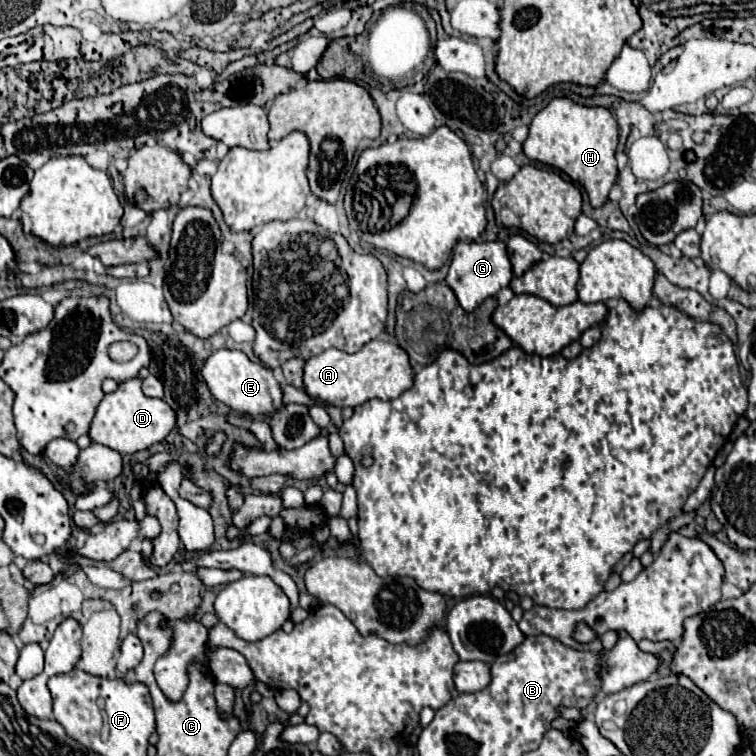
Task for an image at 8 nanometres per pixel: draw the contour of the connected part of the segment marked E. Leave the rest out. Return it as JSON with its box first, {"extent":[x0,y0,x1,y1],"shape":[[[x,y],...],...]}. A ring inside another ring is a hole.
{"extent":[203,350,283,416],"shape":[[[217,350],[213,352],[205,366],[203,366],[203,378],[211,390],[211,394],[233,408],[239,414],[247,416],[271,416],[275,410],[283,408],[283,390],[279,388],[277,378],[269,368],[263,364],[251,362],[241,350]]]}

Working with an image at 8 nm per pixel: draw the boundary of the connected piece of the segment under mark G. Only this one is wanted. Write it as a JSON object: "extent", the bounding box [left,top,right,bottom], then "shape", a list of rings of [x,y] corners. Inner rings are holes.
{"extent":[445,242,513,312],"shape":[[[459,242],[453,248],[453,258],[445,284],[455,292],[461,308],[465,312],[473,312],[485,298],[495,296],[501,288],[507,288],[511,278],[513,270],[503,242]]]}

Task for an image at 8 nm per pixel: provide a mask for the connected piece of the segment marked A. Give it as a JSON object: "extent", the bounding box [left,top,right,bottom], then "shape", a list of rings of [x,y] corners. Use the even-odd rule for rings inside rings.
{"extent":[303,338,413,408],"shape":[[[375,338],[353,354],[329,348],[309,358],[303,366],[303,386],[311,398],[317,398],[325,404],[333,404],[337,408],[355,408],[371,398],[397,398],[401,392],[413,386],[413,370],[405,350],[401,350],[397,344]]]}

